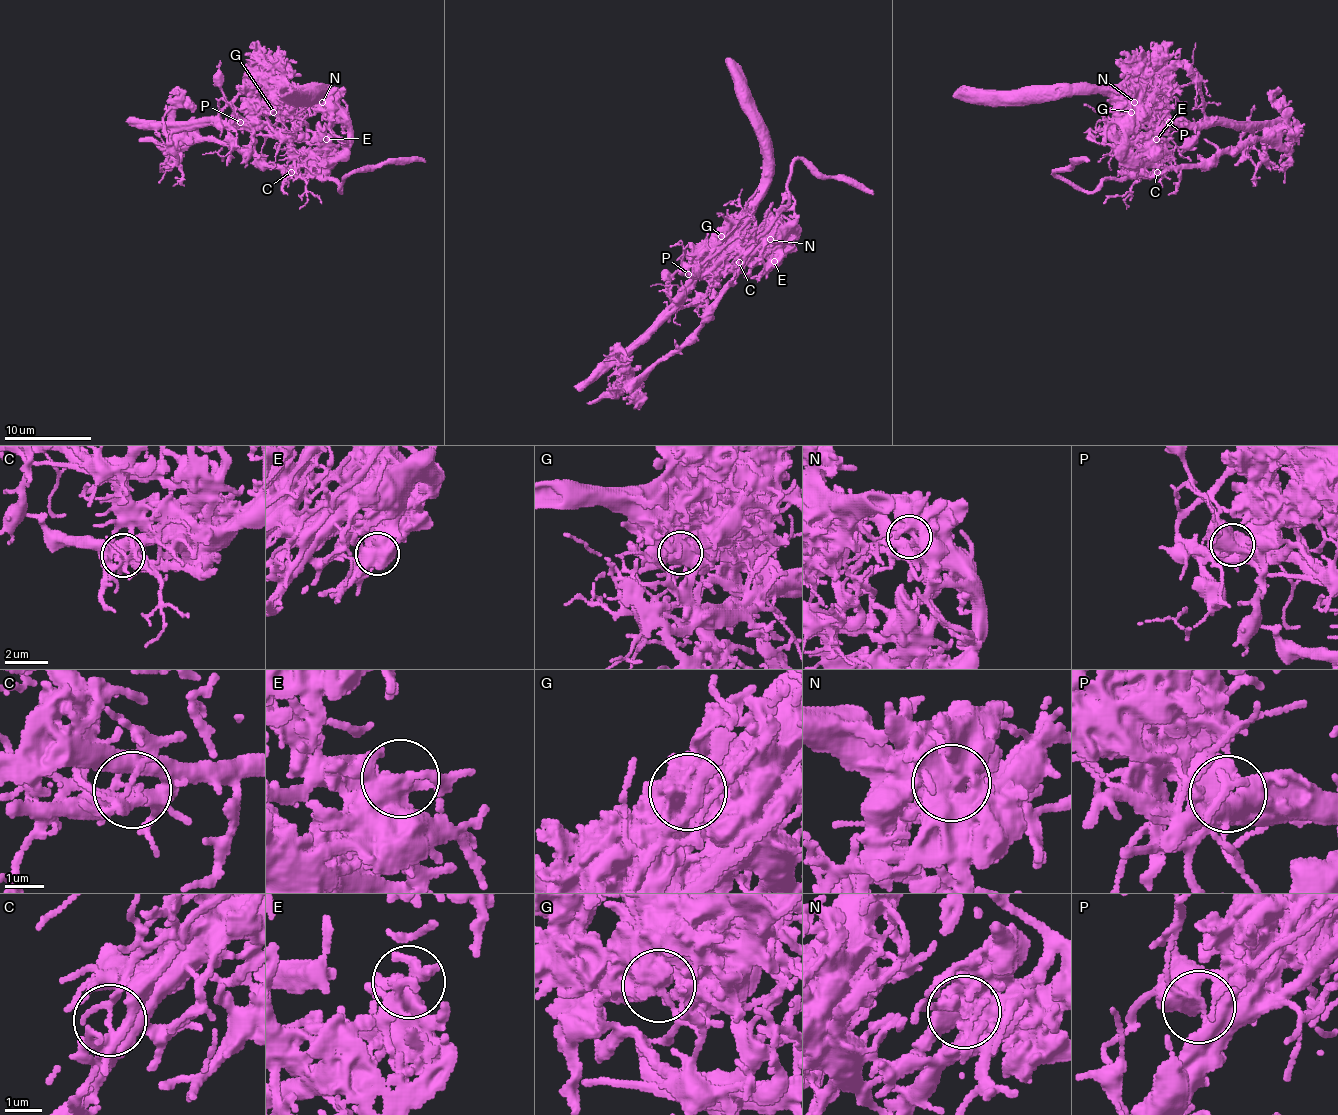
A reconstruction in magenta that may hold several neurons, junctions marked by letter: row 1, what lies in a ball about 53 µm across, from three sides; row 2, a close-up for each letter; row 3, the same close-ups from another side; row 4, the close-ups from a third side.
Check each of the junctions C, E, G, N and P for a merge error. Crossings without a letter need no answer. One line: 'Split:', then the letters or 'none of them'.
Split: C, G, P

